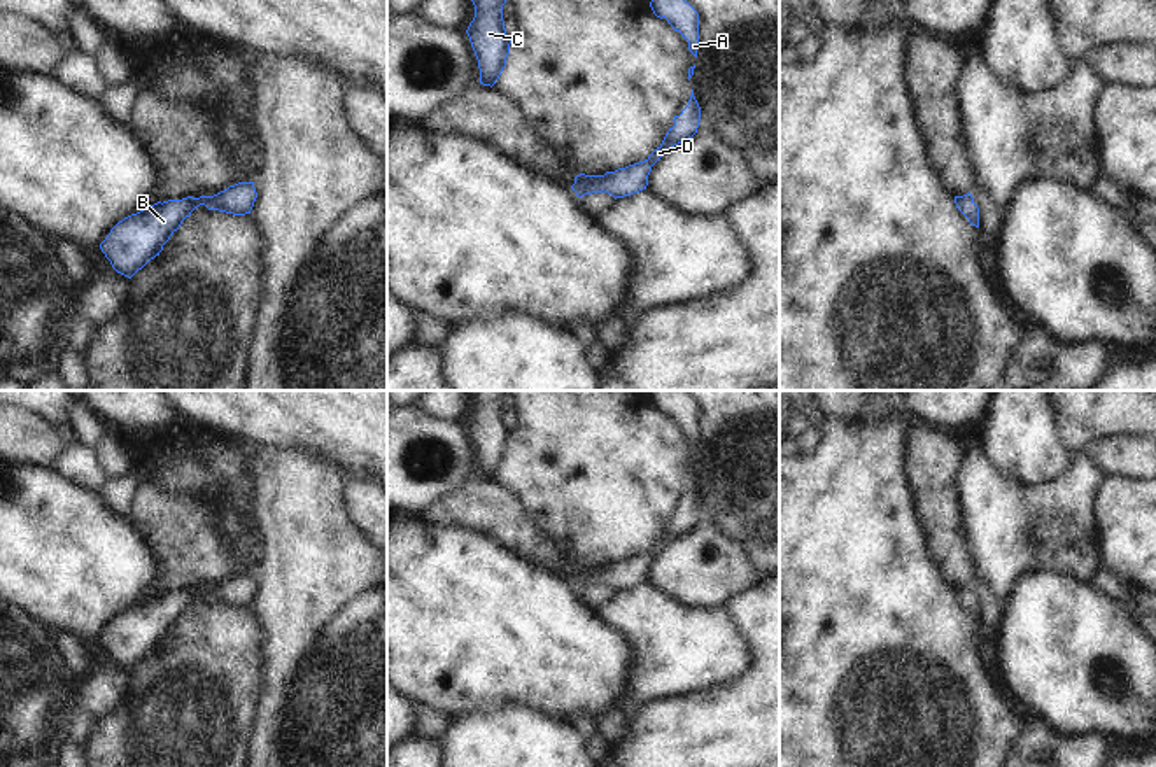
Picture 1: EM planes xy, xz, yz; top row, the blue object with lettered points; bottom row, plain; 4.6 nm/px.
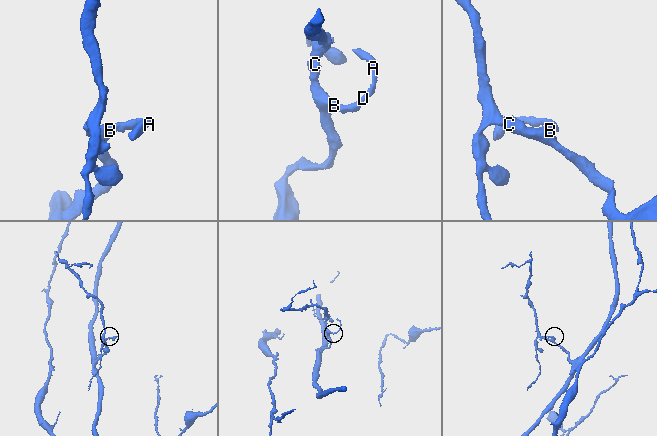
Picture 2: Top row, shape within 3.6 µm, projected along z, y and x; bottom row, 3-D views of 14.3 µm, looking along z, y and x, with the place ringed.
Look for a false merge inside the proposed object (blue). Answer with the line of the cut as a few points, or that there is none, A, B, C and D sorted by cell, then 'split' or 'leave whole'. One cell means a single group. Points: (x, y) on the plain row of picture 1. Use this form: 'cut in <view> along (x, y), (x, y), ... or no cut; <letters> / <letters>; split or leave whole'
no cut; A B C D; leave whole

